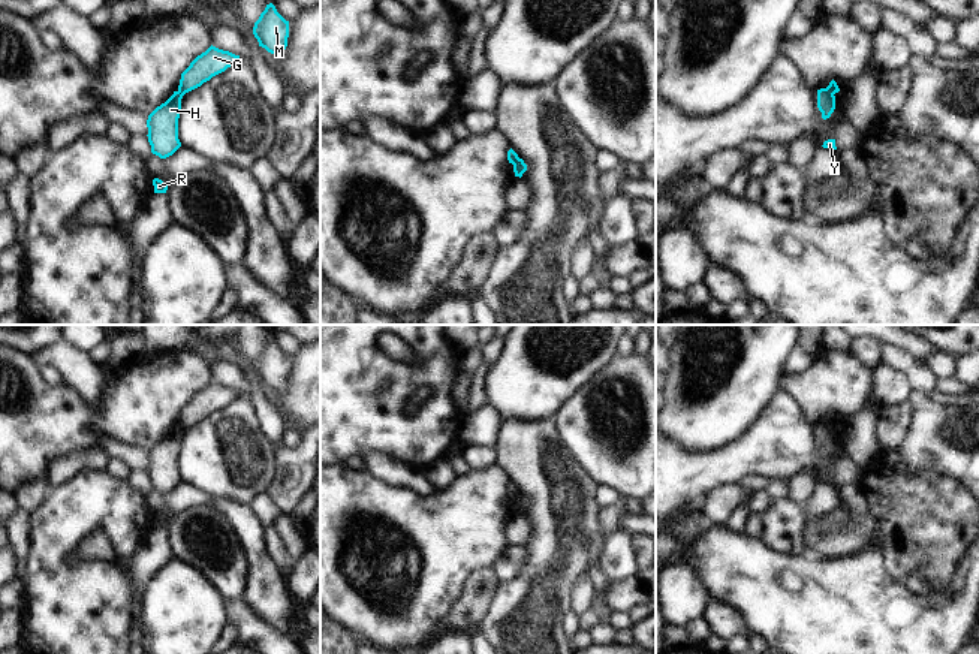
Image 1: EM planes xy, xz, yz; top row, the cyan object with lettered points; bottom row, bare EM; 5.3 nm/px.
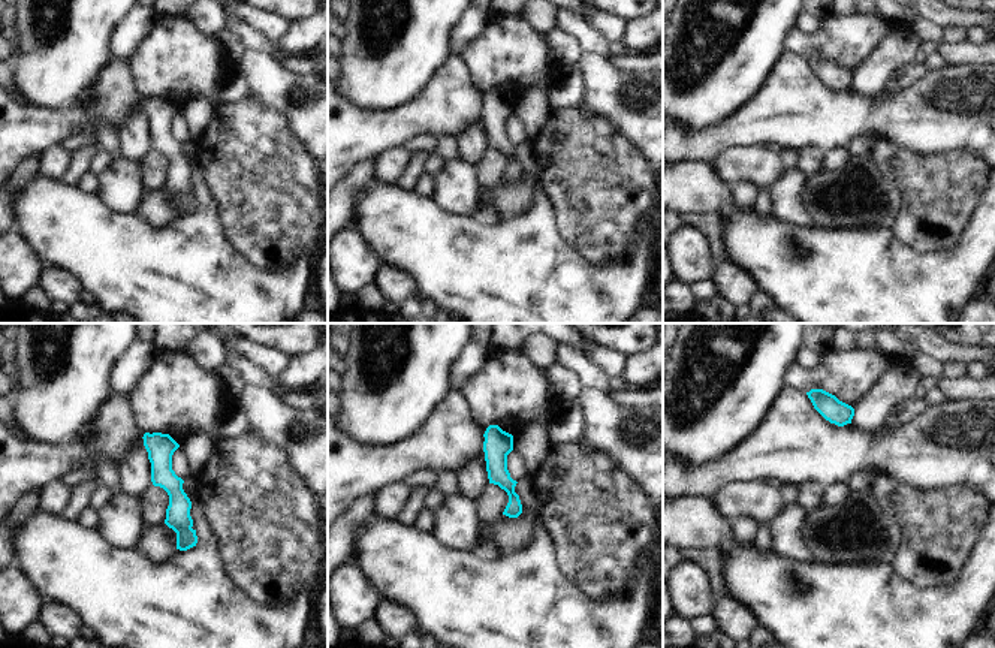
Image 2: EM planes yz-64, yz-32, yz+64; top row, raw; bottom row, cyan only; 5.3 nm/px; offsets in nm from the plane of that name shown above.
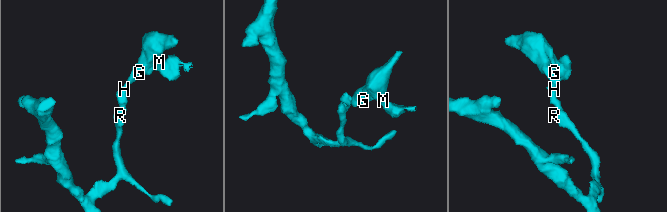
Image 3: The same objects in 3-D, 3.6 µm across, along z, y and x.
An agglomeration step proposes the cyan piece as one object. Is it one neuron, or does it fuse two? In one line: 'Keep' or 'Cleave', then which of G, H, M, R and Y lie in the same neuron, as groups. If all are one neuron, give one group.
Cleave. Groups: G M / H R Y.

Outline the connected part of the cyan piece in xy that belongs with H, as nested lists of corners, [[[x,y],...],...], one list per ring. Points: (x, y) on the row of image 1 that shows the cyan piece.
[[[174,91],[165,103],[148,115],[148,142],[151,153],[160,159],[172,156],[181,147],[178,139],[178,118],[183,96],[180,91]]]

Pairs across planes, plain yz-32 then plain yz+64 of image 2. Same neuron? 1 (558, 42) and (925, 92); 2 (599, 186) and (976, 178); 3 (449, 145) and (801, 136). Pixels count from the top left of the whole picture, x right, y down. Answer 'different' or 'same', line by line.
1: different
2: same
3: different

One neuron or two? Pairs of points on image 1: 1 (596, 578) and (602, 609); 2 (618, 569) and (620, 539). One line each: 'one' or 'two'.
1: one
2: one

